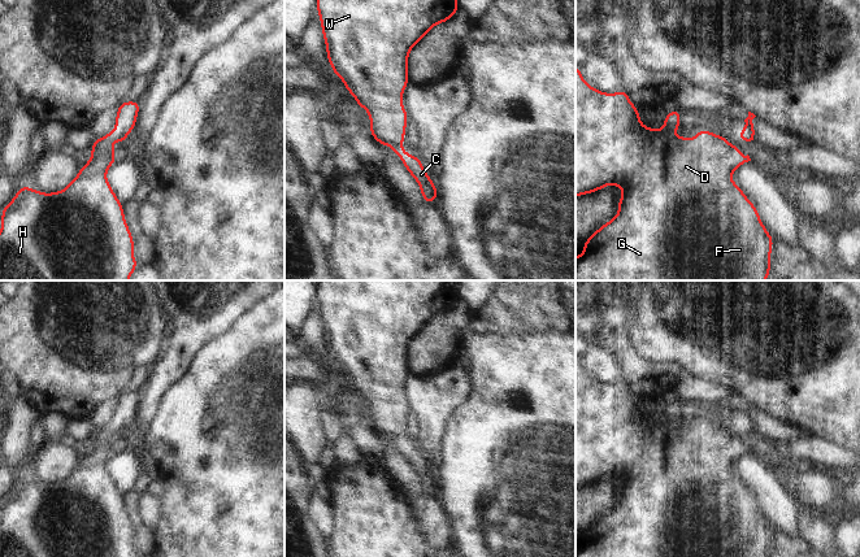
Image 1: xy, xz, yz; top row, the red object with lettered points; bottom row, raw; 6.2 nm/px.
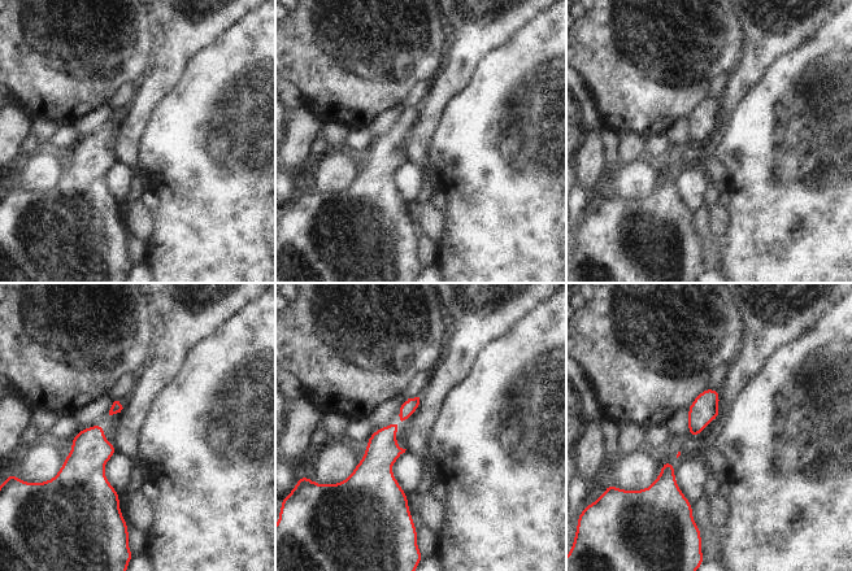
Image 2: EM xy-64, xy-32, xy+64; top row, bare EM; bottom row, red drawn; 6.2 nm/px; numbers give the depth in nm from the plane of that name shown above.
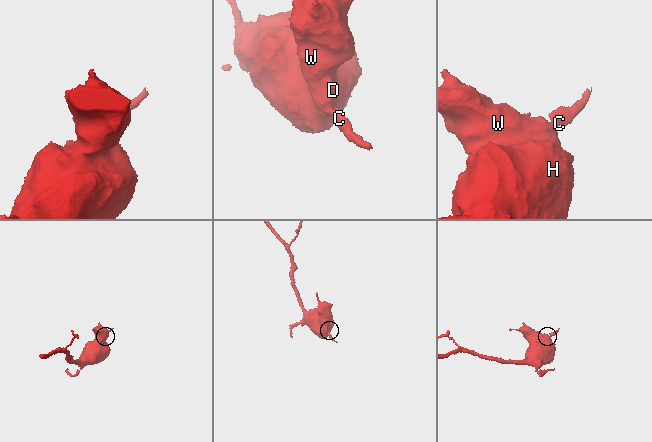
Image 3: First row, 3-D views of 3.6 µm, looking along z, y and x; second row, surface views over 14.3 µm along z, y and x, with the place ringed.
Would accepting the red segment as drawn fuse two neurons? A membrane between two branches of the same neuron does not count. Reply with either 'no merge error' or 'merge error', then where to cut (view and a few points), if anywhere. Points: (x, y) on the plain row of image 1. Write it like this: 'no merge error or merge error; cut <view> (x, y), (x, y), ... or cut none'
no merge error; cut none

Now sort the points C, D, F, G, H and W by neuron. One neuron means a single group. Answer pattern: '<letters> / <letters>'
C D F G H W

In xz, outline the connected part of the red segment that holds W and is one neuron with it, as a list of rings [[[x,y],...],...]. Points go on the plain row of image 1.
[[[318,280],[317,296],[327,352],[333,364],[368,402],[370,427],[387,436],[414,469],[426,495],[439,488],[436,477],[422,451],[403,440],[408,404],[403,383],[409,373],[408,347],[412,339],[435,317],[449,312],[460,300],[457,280]]]

